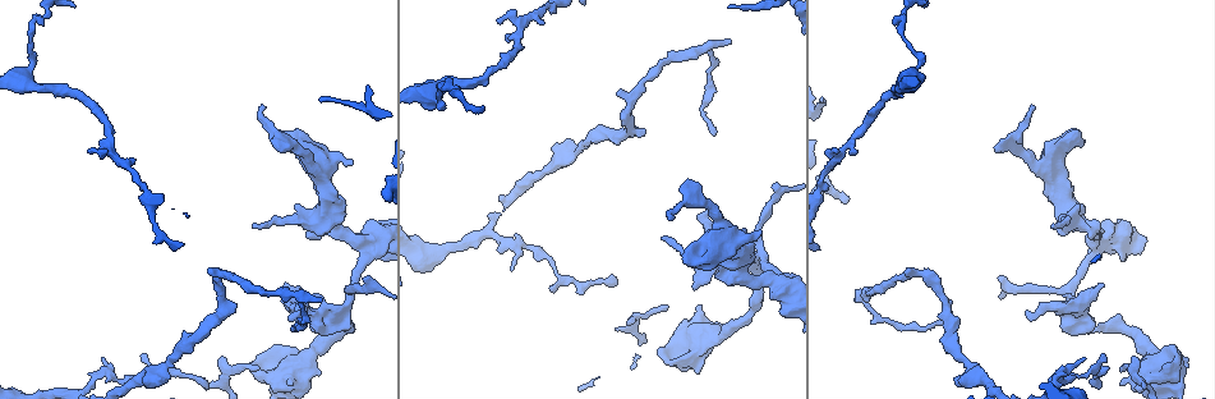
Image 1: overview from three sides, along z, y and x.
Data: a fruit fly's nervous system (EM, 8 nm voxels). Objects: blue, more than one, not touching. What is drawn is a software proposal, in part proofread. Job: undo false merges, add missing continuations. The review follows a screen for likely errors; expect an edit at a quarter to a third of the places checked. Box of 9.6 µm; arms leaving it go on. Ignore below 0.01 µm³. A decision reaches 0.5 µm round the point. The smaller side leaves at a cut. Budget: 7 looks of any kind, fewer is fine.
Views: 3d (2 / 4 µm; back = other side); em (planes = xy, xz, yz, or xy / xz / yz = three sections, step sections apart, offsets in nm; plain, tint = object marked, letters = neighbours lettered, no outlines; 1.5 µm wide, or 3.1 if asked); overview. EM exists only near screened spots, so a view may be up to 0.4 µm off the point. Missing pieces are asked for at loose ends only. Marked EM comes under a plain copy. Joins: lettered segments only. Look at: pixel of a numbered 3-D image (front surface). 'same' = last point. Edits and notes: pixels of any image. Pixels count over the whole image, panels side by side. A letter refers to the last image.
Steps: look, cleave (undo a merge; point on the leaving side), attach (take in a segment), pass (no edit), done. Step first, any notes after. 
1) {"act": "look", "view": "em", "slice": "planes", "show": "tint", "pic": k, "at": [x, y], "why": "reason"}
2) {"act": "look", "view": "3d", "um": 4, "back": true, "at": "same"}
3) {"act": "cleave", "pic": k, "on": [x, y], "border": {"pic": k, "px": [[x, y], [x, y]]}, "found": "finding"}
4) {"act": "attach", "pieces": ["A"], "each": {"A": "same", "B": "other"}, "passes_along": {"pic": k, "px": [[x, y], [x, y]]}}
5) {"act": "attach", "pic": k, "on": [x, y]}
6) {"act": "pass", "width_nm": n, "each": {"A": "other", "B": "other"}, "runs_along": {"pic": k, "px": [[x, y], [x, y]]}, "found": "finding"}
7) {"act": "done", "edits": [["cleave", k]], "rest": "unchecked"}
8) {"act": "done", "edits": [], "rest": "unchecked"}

{"act": "look", "view": "3d", "um": 2, "pic": 1, "at": [1096, 330], "why": "a narrow waist"}

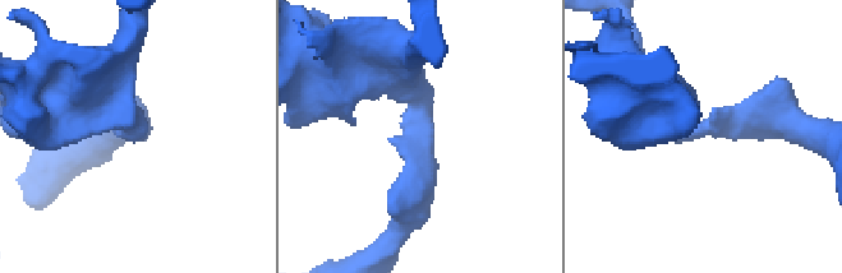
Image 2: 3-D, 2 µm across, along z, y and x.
{"act": "look", "view": "em", "slice": "xz", "step": 4, "show": "tint", "pic": 2, "at": [418, 115], "arm_widths_nm": [200, 240], "why": "shape alone is not enough"}

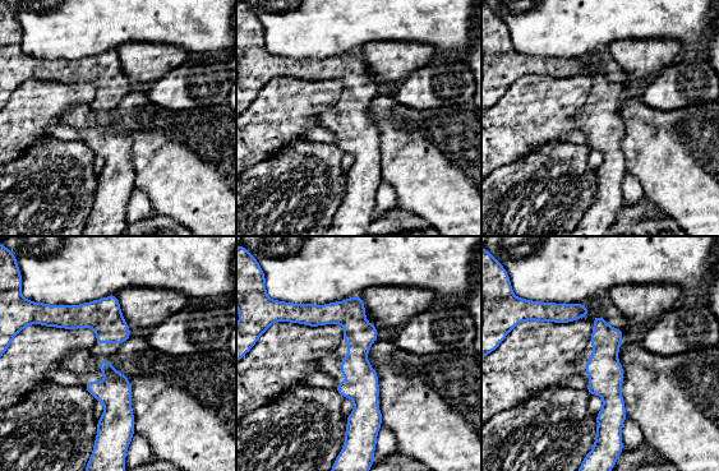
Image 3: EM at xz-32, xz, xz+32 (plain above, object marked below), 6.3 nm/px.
{"act": "look", "view": "em", "slice": "planes", "show": "letters", "at": "same"}

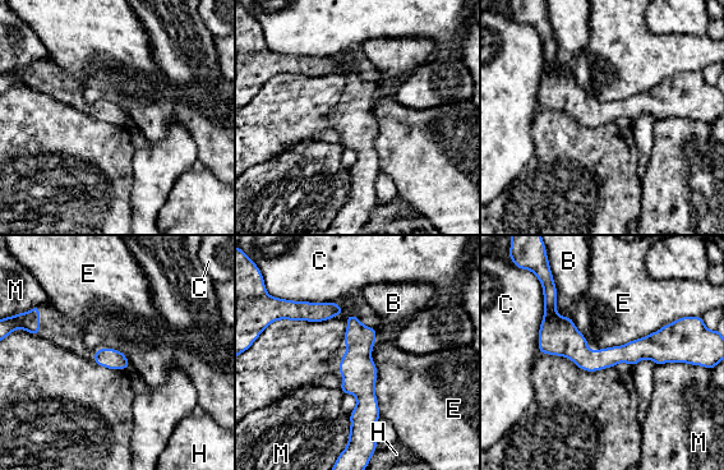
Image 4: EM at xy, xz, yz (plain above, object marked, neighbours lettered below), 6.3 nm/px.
{"act": "pass", "each": {"B": "other", "C": "other", "E": "other", "H": "other", "M": "other"}, "border": {"pic": 4, "px": [[682, 317], [625, 344], [602, 349]]}, "found": "one neuron here"}

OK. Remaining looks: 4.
{"act": "look", "view": "em", "slice": "yz", "step": 4, "show": "tint", "pic": 1, "at": [631, 111], "why": "sharp bend"}

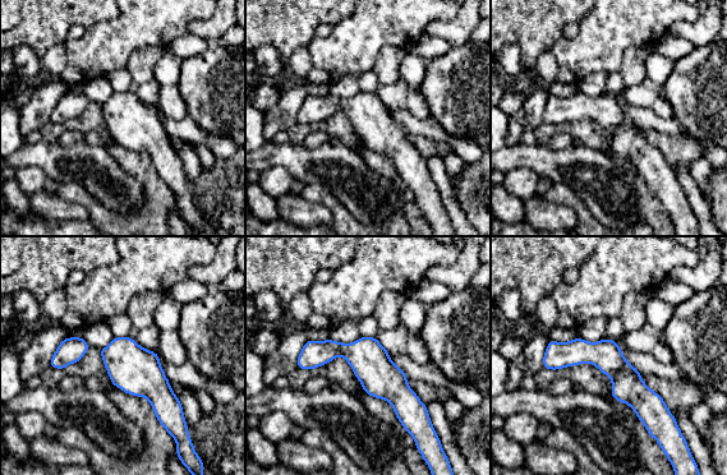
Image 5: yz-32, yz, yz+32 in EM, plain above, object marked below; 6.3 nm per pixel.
{"act": "look", "view": "em", "slice": "planes", "show": "letters", "at": "same", "why": "another direction"}

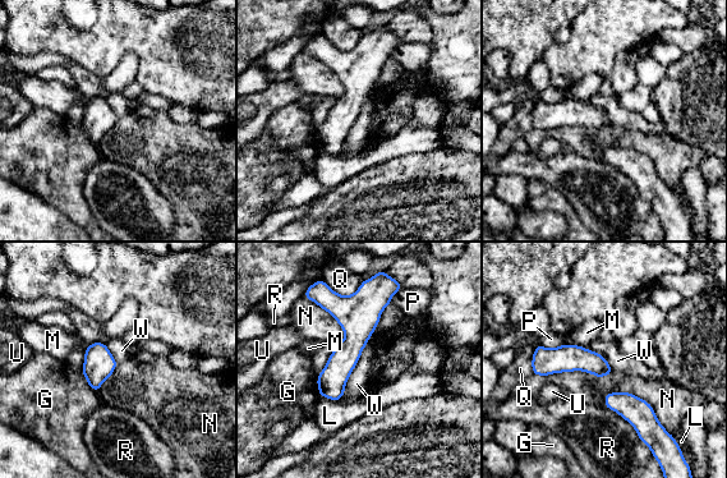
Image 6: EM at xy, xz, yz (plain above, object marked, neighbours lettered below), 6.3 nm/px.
{"act": "pass", "width_nm": 150, "each": {"G": "other", "L": "other", "M": "other", "N": "other", "P": "other", "Q": "other", "R": "other", "U": "other", "W": "other"}, "runs_along": {"pic": 6, "px": [[389, 294], [358, 323], [322, 393]]}, "found": "all the same neuron"}

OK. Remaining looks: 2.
{"act": "look", "view": "em", "slice": "xz", "step": 8, "show": "tint", "pic": 1, "at": [322, 298], "why": "an open end"}

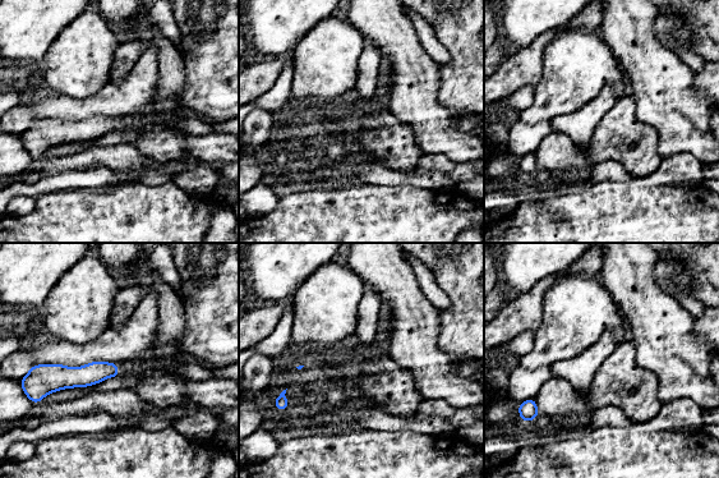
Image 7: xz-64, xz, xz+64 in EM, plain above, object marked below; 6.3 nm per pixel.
{"act": "look", "view": "em", "slice": "xy", "step": 8, "show": "letters", "at": "same"}

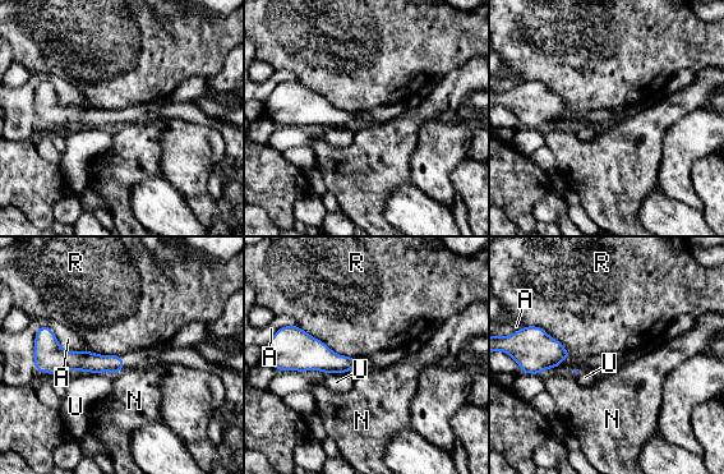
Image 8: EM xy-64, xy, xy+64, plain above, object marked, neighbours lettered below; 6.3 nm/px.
{"act": "pass", "each": {"A": "other", "N": "other", "R": "other", "U": "other"}, "border": {"pic": 8, "px": [[298, 326], [335, 351], [354, 358]]}, "found": "none of them fits"}

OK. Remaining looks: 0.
{"act": "done", "edits": [], "rest": "unchecked"}

